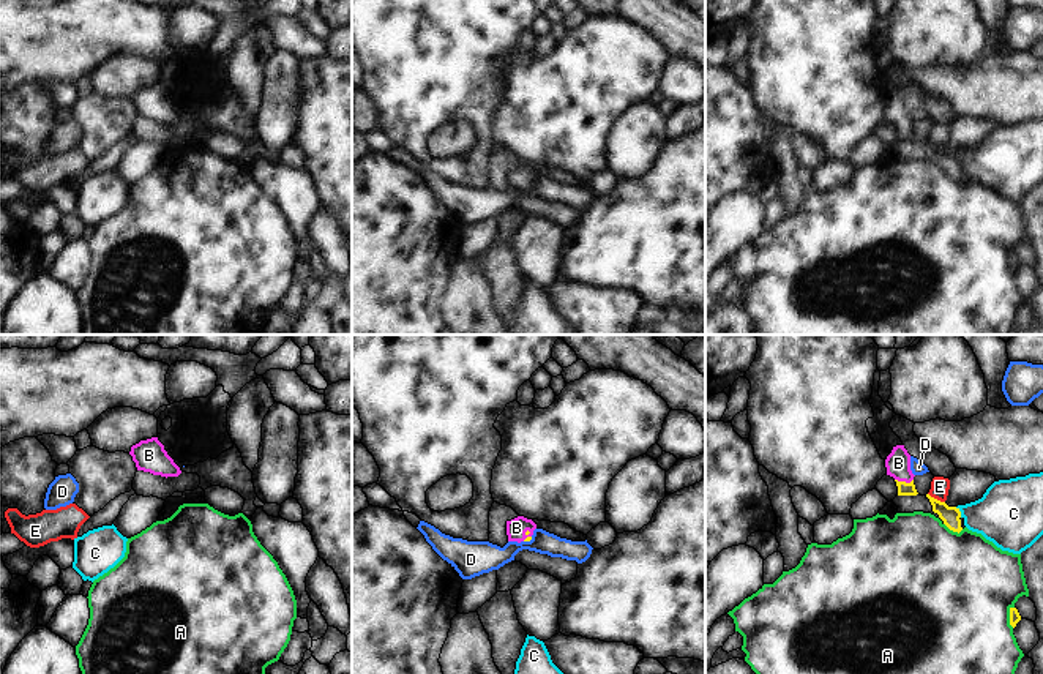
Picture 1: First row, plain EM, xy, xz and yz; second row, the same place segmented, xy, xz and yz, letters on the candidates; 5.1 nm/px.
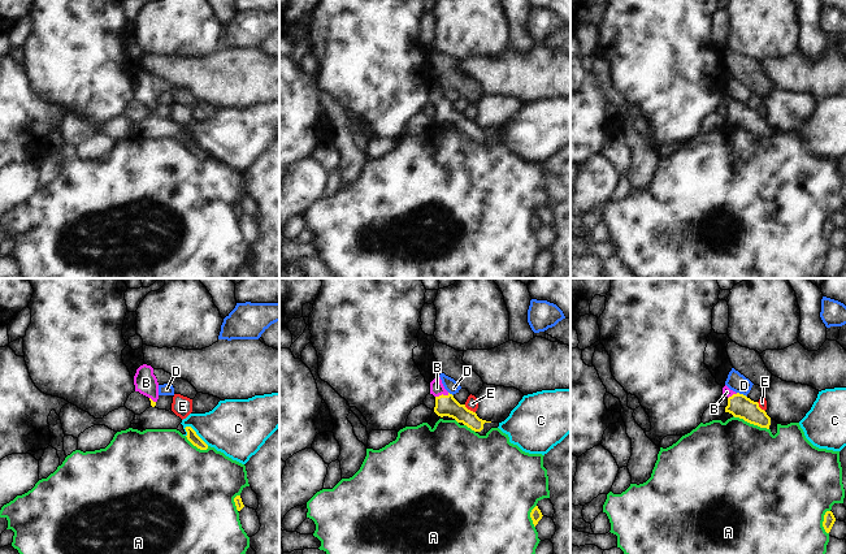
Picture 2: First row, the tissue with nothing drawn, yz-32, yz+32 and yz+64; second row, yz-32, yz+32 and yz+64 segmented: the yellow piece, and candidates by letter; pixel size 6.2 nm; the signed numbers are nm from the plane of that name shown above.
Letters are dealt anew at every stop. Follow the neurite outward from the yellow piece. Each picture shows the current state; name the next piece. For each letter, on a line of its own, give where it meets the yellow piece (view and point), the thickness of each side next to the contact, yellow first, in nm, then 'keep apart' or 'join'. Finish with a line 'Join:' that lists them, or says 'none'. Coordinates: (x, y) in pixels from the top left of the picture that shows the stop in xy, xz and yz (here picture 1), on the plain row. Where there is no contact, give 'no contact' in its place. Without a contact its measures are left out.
A: contact yz (1010, 264); calibres 60 and 500 nm; keep apart
B: contact yz (904, 128); calibres 70 and 130 nm; join
C: contact yz (960, 158); calibres 100 and 320 nm; keep apart
D: contact xz (527, 187); calibres 20 and 160 nm; keep apart
E: contact yz (936, 146); calibres 100 and 100 nm; keep apart
Join: B

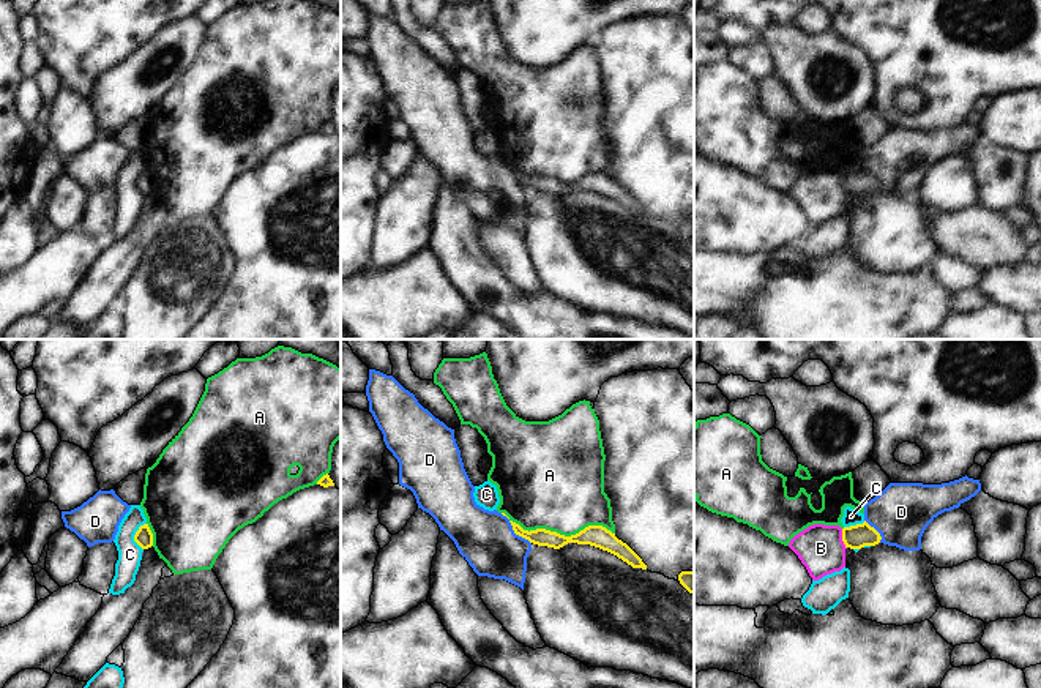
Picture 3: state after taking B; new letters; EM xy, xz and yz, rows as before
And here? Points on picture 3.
A: contact xz (559, 180); calibres 110 and 460 nm; keep apart
B: contact yz (843, 185); calibres 130 and 240 nm; keep apart
C: contact xy (134, 182); calibres 90 and 130 nm; keep apart
D: contact xz (513, 175); calibres 90 and 280 nm; keep apart
Join: none

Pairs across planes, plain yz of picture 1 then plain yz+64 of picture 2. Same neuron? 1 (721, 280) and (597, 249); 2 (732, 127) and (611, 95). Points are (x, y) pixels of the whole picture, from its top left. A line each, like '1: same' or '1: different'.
1: different
2: different

